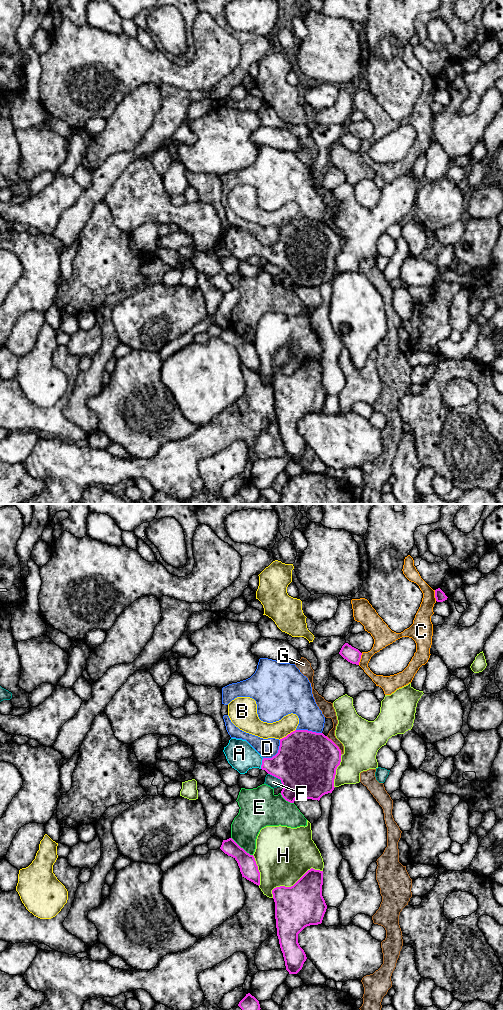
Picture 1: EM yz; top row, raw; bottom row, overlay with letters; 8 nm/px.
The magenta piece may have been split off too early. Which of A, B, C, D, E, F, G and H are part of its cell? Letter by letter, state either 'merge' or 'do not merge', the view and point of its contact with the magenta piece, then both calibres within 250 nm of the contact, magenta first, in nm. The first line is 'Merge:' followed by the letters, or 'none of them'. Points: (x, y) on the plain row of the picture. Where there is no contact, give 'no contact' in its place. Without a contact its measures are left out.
Merge: A
A: merge; contact yz (262, 251); calibres 320 and 220 nm
B: do not merge; contact yz (288, 222); calibres 460 and 140 nm
C: do not merge; contact yz (359, 147); calibres 120 and 140 nm
D: do not merge; contact yz (277, 241); calibres 500 and 160 nm
E: do not merge; contact yz (242, 336); calibres 140 and 220 nm
F: do not merge; contact yz (277, 265); calibres 480 and 90 nm
G: do not merge; contact yz (336, 233); calibres 460 and 60 nm
H: do not merge; contact yz (294, 372); calibres 340 and 460 nm

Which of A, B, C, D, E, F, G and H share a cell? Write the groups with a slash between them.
A / B / C / D / E / F / G / H

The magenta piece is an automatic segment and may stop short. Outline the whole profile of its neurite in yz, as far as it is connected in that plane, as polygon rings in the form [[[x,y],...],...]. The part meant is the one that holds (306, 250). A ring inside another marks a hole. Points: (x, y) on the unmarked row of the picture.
[[[295,218],[280,227],[278,241],[272,246],[262,246],[261,243],[246,229],[231,226],[223,238],[228,251],[240,262],[249,257],[259,256],[278,266],[282,271],[282,285],[294,291],[296,286],[320,288],[334,278],[336,257],[341,250],[341,238],[323,221],[308,218]]]

